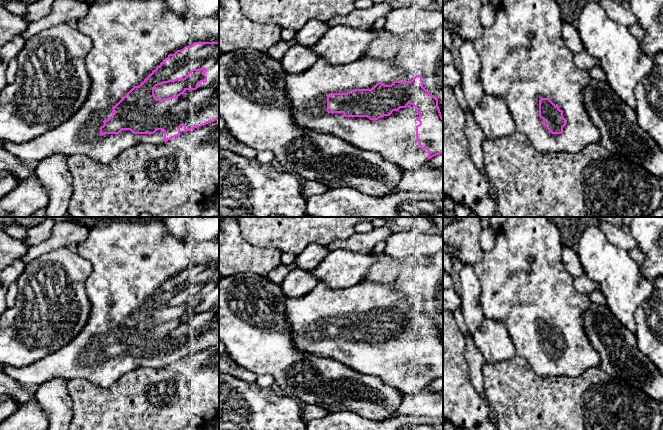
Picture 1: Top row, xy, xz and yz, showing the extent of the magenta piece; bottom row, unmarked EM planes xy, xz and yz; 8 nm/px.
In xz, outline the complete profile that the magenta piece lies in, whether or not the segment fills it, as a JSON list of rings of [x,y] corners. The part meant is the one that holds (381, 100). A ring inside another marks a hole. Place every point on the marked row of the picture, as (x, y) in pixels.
[[[361,57],[347,64],[332,65],[318,58],[308,70],[287,75],[286,92],[298,126],[331,134],[358,149],[378,153],[402,169],[422,166],[432,157],[443,154],[443,117],[437,97],[423,87],[421,75],[412,78],[389,59]]]

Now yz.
[[[503,0],[496,5],[493,24],[489,27],[484,27],[482,36],[473,42],[481,62],[479,77],[485,94],[501,97],[506,102],[515,123],[516,131],[523,133],[532,146],[541,153],[577,153],[588,144],[599,143],[600,141],[599,130],[588,116],[582,94],[583,89],[589,84],[592,77],[588,71],[581,70],[574,64],[574,53],[567,48],[561,36],[562,23],[561,10],[555,0]]]

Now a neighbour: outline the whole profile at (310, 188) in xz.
[[[306,181],[301,186],[301,194],[307,199],[312,195],[322,194],[328,190],[328,187],[319,181]]]

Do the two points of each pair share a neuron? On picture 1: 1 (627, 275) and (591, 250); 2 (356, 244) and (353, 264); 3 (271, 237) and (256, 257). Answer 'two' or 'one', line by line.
1: one
2: two
3: two

